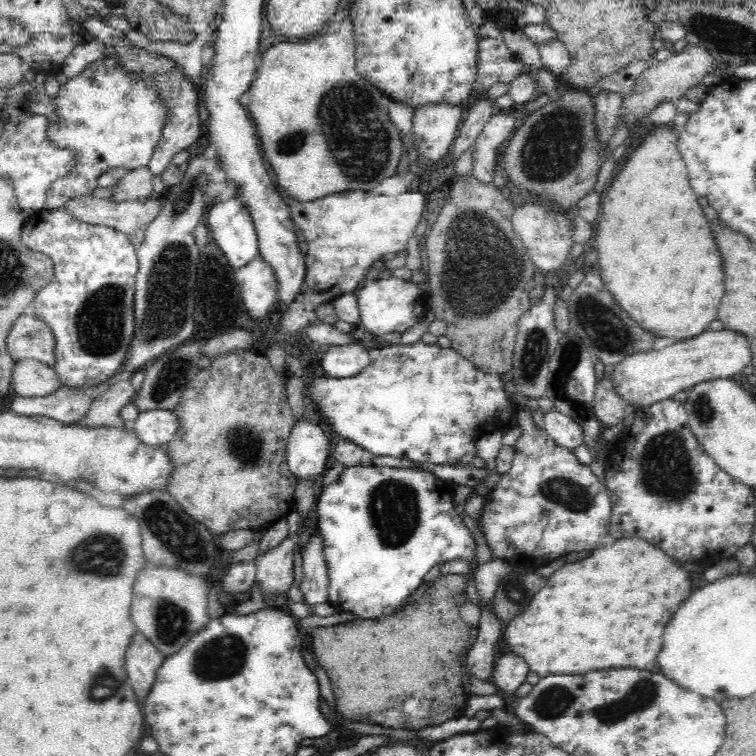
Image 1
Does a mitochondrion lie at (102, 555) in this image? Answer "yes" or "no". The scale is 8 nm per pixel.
yes

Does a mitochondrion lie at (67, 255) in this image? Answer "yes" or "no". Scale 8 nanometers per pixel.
no

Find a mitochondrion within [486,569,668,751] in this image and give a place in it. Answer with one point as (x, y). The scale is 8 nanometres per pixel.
(644, 692)

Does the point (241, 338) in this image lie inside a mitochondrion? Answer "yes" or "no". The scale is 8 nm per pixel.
no

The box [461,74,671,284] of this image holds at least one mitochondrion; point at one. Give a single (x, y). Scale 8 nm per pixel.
(555, 144)

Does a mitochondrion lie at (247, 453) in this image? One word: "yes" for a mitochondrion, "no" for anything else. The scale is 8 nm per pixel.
yes

